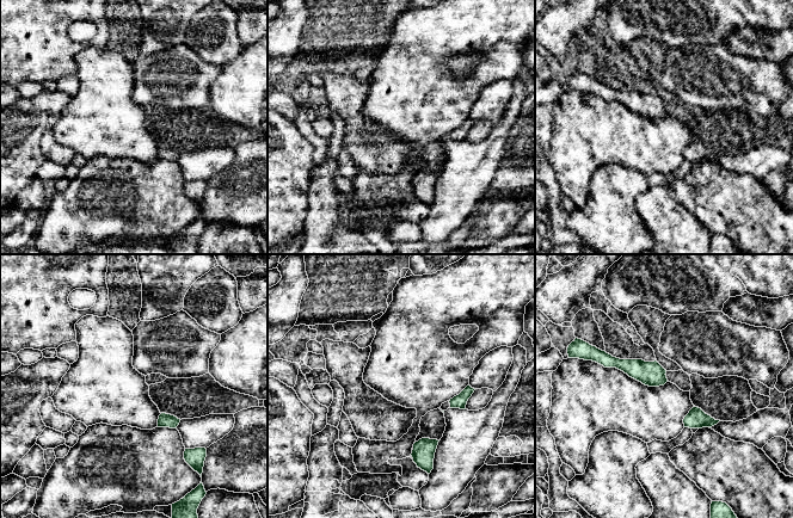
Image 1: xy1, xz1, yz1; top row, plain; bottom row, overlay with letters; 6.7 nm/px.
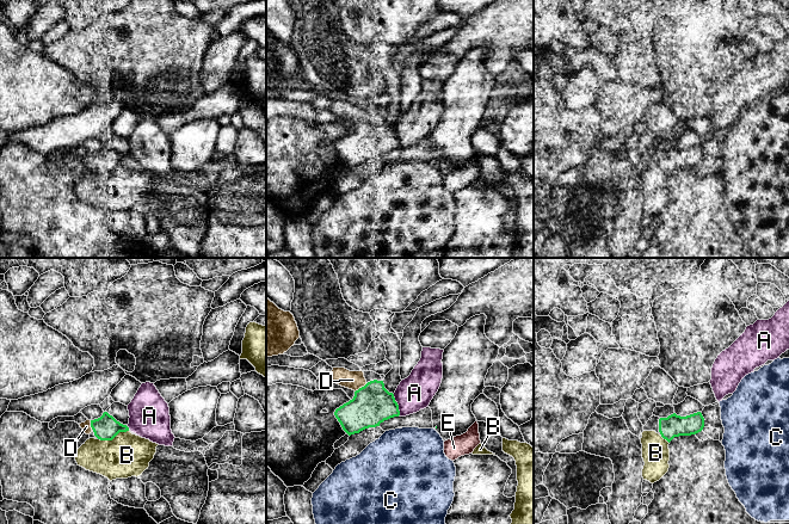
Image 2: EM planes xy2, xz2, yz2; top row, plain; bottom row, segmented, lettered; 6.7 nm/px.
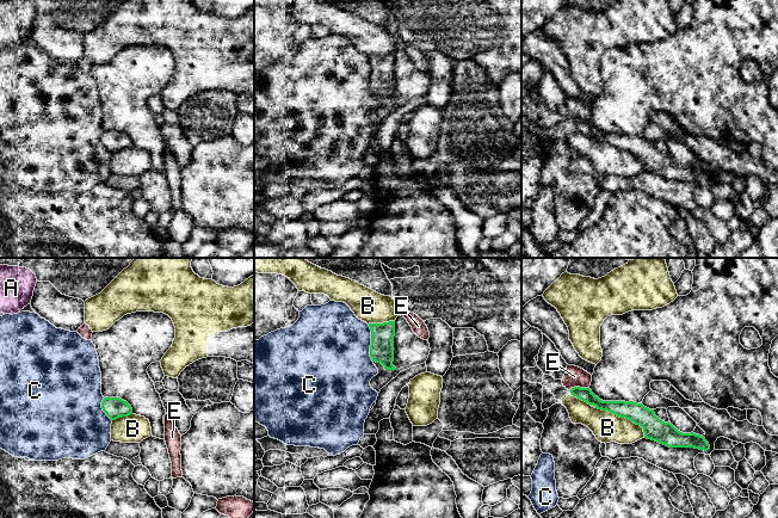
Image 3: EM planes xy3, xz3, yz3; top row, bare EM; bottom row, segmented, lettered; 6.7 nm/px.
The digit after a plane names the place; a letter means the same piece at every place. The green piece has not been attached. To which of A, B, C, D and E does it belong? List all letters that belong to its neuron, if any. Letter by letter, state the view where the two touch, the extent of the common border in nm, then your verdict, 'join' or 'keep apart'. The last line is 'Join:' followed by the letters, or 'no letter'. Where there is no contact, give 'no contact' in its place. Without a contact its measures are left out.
A: contact in xz2; length 150 nm; keep apart
B: contact in yz3; length 400 nm; keep apart
C: contact in xz3; length 260 nm; keep apart
D: contact in xz2; length 110 nm; join
E: contact in yz3; length 140 nm; keep apart
Join: D

